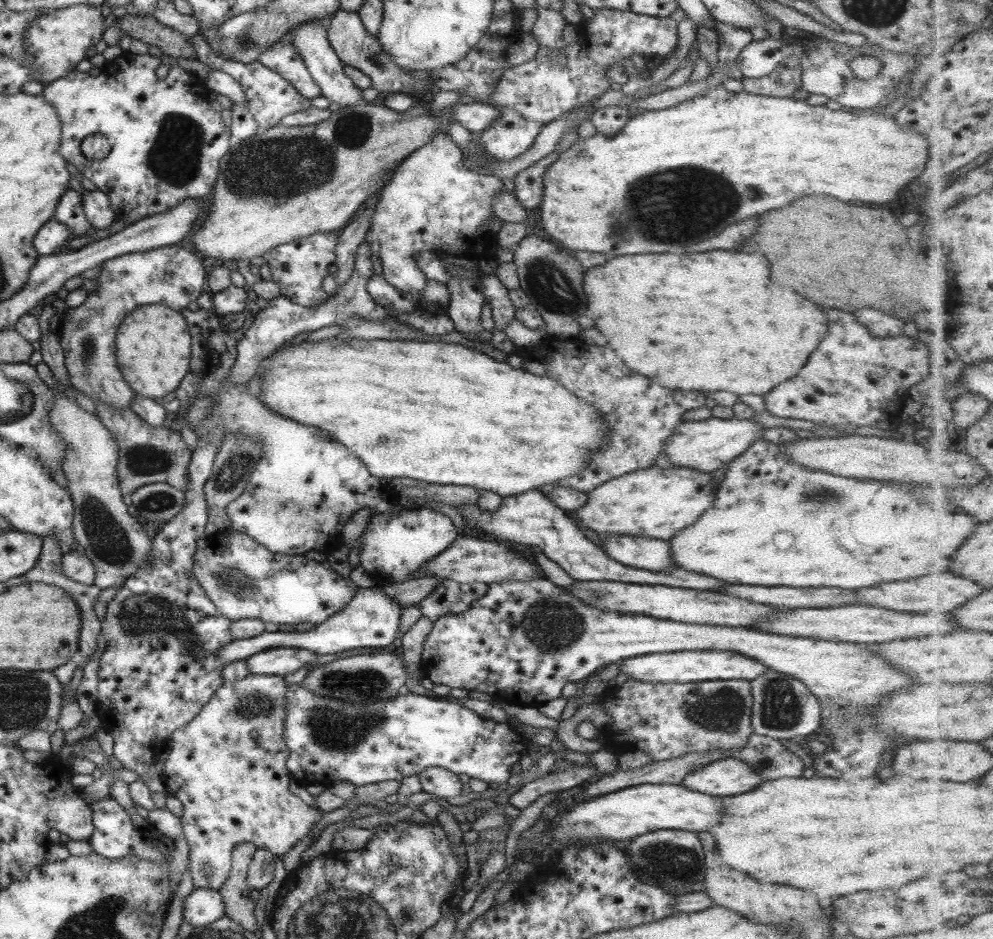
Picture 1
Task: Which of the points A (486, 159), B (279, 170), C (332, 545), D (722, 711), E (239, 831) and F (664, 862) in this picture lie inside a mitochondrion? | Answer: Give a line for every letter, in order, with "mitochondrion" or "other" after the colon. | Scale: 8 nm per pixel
A: other
B: mitochondrion
C: other
D: mitochondrion
E: other
F: mitochondrion

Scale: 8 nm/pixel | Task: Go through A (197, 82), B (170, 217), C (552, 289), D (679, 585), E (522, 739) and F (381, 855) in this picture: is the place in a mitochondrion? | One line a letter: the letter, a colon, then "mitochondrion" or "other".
A: other
B: other
C: mitochondrion
D: other
E: other
F: other

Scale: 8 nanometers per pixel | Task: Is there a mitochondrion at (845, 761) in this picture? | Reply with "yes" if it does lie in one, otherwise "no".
no

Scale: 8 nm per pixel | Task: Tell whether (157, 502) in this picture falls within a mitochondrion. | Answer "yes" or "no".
yes

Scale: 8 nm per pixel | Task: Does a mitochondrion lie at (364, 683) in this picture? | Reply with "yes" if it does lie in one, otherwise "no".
yes

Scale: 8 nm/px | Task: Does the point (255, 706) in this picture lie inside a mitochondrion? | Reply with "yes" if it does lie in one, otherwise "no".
yes

